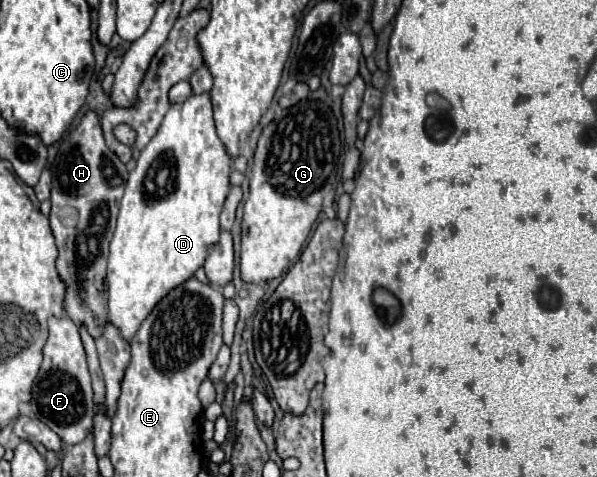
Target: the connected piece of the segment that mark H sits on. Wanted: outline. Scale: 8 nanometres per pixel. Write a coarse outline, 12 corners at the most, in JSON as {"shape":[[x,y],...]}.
{"shape":[[88,110],[60,140],[50,226],[66,314],[108,320],[126,166]]}

